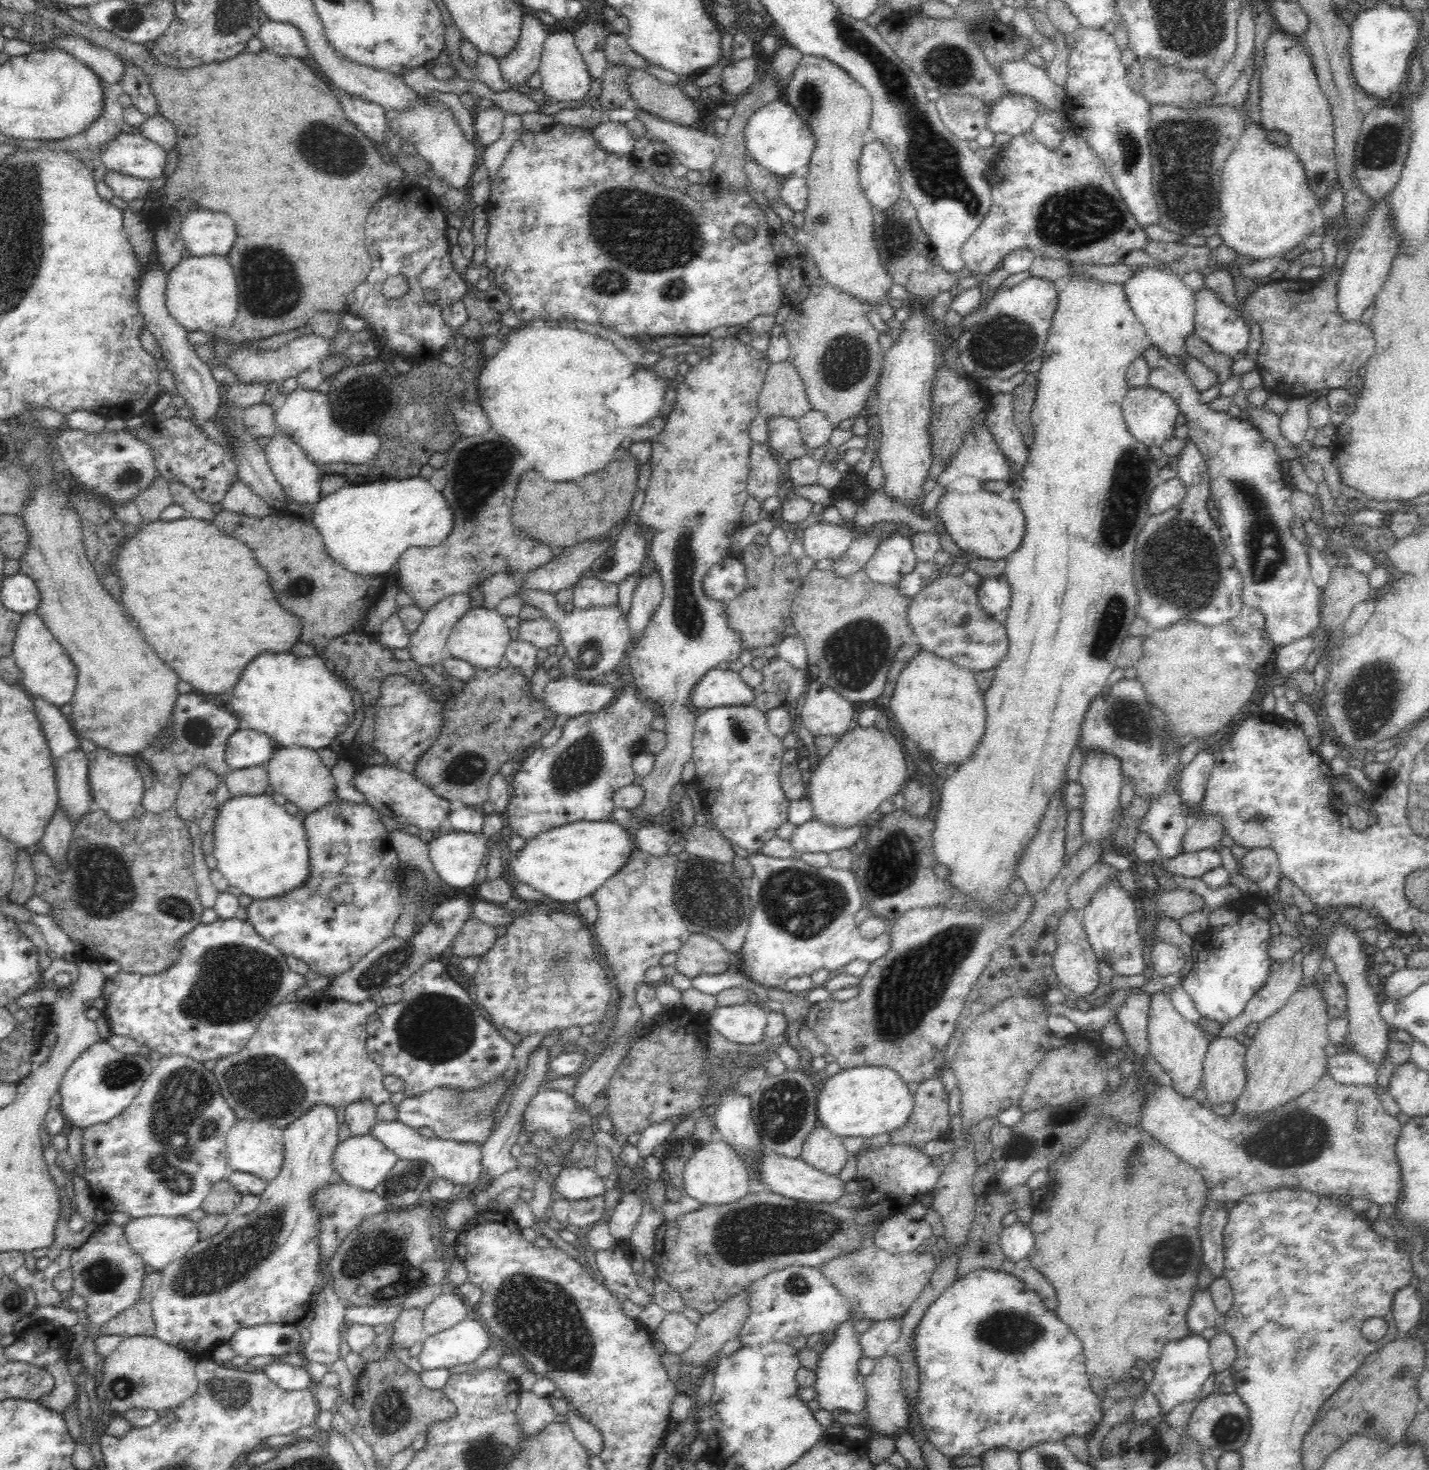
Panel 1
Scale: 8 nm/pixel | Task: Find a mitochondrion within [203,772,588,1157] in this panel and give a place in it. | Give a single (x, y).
(435, 1027)

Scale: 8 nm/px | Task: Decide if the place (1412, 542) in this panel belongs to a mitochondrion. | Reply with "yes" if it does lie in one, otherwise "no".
no

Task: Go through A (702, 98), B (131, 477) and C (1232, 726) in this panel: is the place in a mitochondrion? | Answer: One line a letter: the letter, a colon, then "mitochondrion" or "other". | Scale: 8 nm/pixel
A: other
B: mitochondrion
C: other

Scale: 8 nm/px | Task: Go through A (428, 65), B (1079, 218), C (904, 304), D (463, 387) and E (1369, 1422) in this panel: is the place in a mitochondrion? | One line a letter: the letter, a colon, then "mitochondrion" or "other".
A: other
B: mitochondrion
C: other
D: mitochondrion
E: other

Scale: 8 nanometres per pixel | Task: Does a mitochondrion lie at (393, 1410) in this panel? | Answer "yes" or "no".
yes

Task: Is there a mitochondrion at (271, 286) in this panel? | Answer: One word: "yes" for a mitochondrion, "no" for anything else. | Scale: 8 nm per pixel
yes

